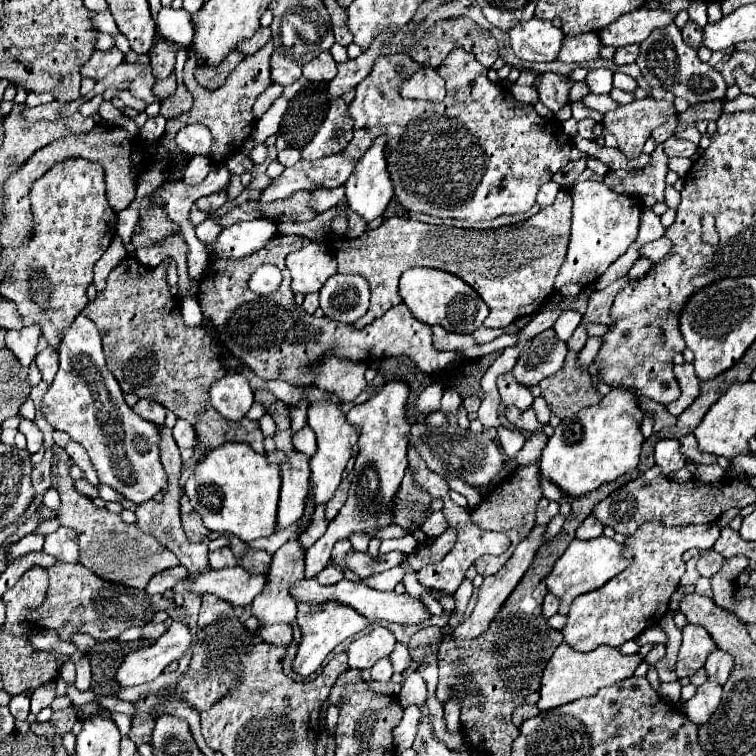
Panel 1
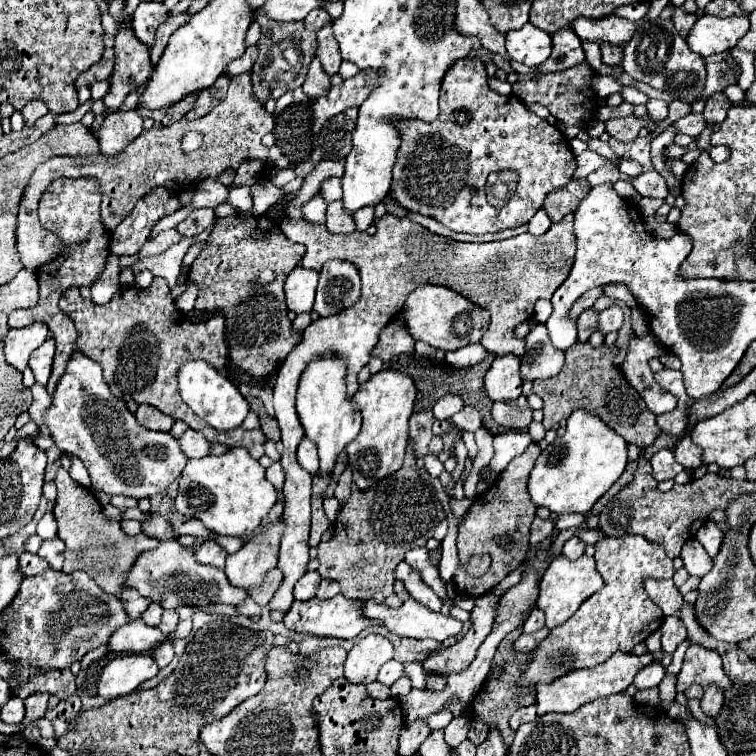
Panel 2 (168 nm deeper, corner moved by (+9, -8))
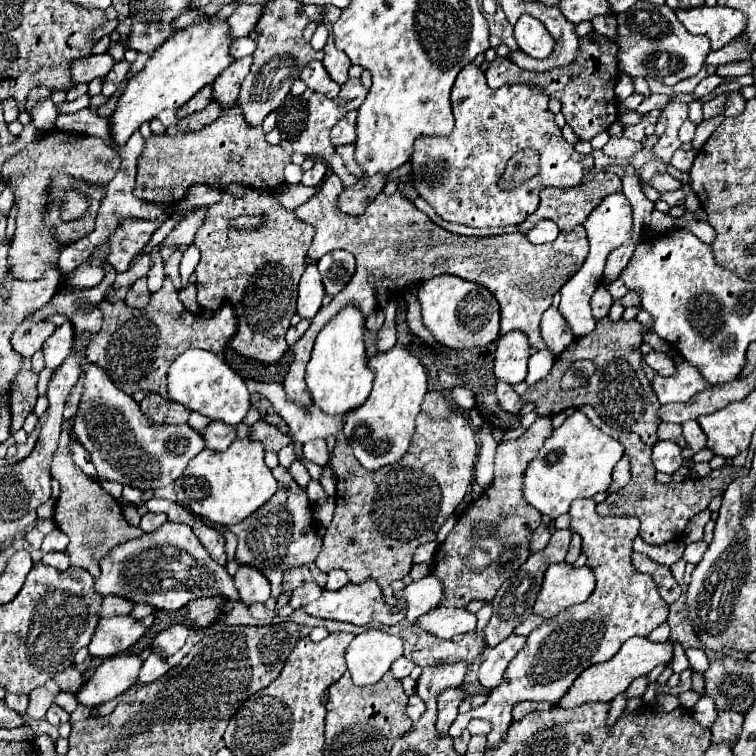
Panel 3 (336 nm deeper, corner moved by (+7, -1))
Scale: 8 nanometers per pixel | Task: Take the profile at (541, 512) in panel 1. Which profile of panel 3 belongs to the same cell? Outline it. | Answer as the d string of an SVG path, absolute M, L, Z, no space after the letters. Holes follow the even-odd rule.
M540 524L540 526L534 530L534 534L532 534L530 550L532 550L532 552L542 550L542 548L548 544L548 540L550 540L550 528L548 528L546 524Z

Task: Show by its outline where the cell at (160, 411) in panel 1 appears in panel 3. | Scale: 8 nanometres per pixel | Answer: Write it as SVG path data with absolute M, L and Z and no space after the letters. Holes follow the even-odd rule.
M148 394L140 402L140 410L146 418L158 424L186 424L190 410L178 402L168 402L160 394Z

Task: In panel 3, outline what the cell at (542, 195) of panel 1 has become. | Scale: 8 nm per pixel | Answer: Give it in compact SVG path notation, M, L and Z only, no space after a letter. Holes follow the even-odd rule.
M540 220L530 232L528 232L528 240L532 244L544 244L544 242L552 242L556 236L560 234L558 226L550 220Z

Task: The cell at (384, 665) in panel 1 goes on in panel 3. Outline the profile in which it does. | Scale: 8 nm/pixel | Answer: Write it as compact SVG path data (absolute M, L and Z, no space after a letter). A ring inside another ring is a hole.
M400 656L392 666L390 666L390 672L398 678L398 680L402 680L402 678L406 678L408 674L410 674L410 670L414 668L414 662L410 662L408 658L404 658L404 656Z

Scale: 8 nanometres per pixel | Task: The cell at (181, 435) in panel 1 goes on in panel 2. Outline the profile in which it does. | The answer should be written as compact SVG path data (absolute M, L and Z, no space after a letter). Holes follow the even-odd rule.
M188 429L178 441L180 441L182 451L188 457L206 457L212 447L212 443L200 431L194 431L194 429Z

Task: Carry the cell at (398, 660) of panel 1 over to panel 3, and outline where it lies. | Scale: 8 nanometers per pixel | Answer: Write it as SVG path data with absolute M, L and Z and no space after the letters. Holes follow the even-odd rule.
M446 688L438 694L438 718L436 718L436 732L438 736L446 736L450 724L458 716L458 706L462 702L462 692L458 688Z

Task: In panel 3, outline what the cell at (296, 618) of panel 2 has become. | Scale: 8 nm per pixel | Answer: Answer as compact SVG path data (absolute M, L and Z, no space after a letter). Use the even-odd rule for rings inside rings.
M366 580L362 584L346 584L344 588L336 590L336 592L328 592L324 590L322 596L306 606L302 606L302 610L310 616L318 616L318 618L326 618L326 620L340 620L340 622L350 622L356 626L366 626L368 622L380 622L380 624L396 624L404 618L404 612L398 614L390 614L390 606L386 606L382 590L378 588L378 584L374 580Z

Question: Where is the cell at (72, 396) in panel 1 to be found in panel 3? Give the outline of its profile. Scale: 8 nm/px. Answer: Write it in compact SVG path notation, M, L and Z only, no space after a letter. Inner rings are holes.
M86 364L84 368L84 392L72 418L72 434L90 452L100 480L114 480L140 490L168 486L204 450L202 436L188 424L168 426L150 422L134 398L118 390L98 364Z

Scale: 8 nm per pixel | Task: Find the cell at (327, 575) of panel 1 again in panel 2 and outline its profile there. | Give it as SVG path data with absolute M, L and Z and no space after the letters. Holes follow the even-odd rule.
M322 579L316 597L318 597L318 599L332 599L332 597L338 595L338 593L340 593L340 585L336 585L336 581L332 581L332 579Z

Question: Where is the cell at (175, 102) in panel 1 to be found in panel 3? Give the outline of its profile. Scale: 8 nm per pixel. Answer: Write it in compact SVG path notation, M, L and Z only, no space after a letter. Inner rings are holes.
M208 84L208 86L204 86L194 98L190 98L190 102L186 102L184 106L178 108L178 112L176 112L178 120L182 120L184 116L188 116L188 114L192 114L192 112L196 112L196 110L202 110L210 100L212 100L212 86Z

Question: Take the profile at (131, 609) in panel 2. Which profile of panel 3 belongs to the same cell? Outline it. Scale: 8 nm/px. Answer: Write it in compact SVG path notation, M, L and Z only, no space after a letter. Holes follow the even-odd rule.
M106 596L102 602L102 616L120 616L120 614L130 614L134 602L122 598L122 596Z

